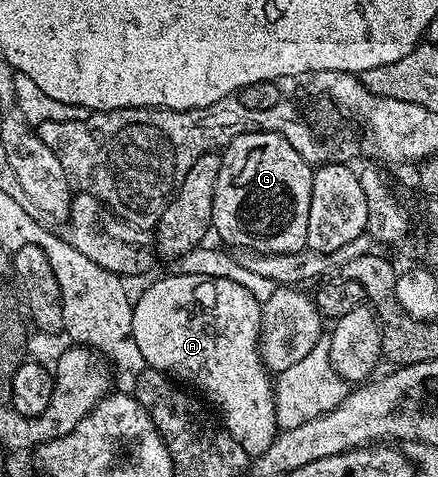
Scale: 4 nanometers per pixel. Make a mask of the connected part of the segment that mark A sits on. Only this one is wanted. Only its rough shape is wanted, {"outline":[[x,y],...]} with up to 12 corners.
{"outline":[[213,276],[132,305],[149,369],[195,389],[249,458],[278,434],[261,301]]}

